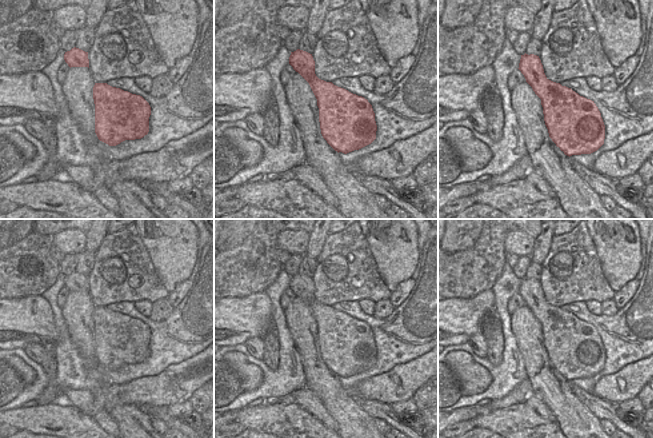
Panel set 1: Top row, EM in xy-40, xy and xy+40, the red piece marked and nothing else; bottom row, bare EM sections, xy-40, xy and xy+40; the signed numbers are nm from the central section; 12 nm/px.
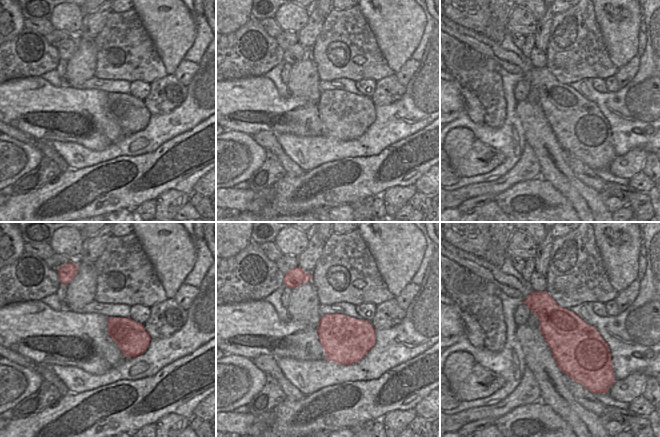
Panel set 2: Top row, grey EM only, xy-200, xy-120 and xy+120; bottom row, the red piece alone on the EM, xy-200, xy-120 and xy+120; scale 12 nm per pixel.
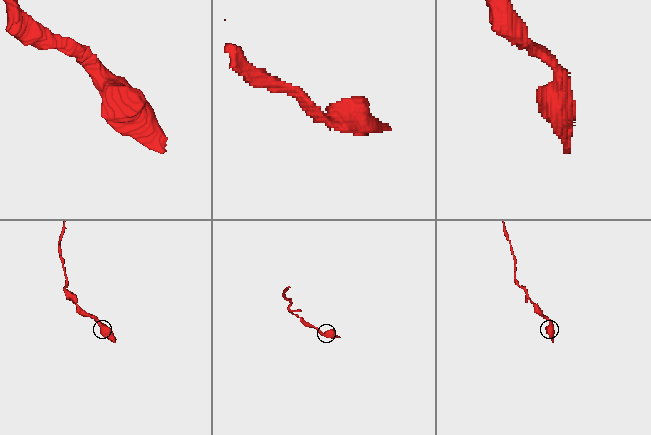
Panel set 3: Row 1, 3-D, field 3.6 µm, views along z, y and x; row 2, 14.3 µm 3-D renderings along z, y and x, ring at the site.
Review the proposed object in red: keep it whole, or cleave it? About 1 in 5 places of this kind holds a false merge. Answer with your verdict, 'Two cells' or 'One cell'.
One cell

